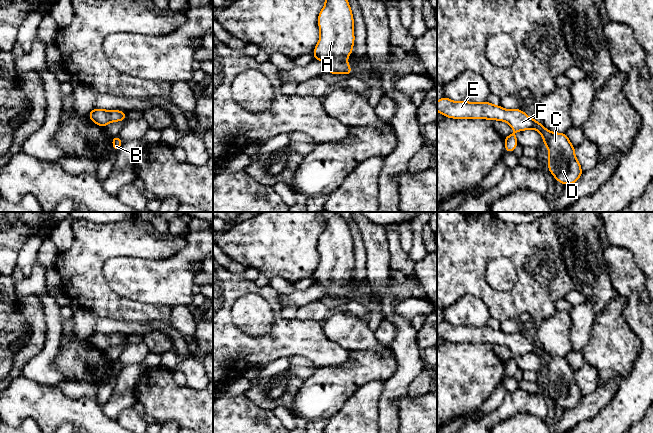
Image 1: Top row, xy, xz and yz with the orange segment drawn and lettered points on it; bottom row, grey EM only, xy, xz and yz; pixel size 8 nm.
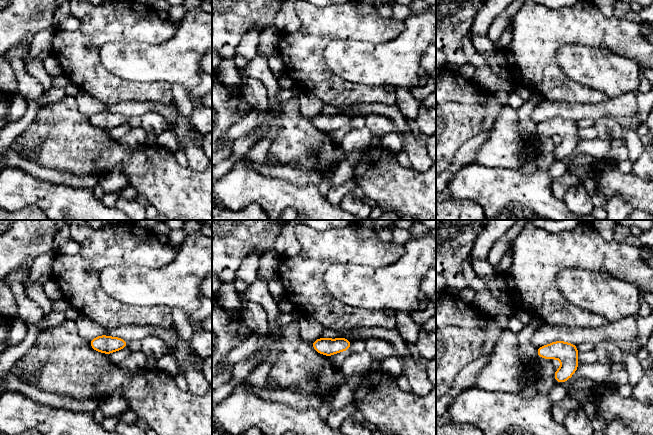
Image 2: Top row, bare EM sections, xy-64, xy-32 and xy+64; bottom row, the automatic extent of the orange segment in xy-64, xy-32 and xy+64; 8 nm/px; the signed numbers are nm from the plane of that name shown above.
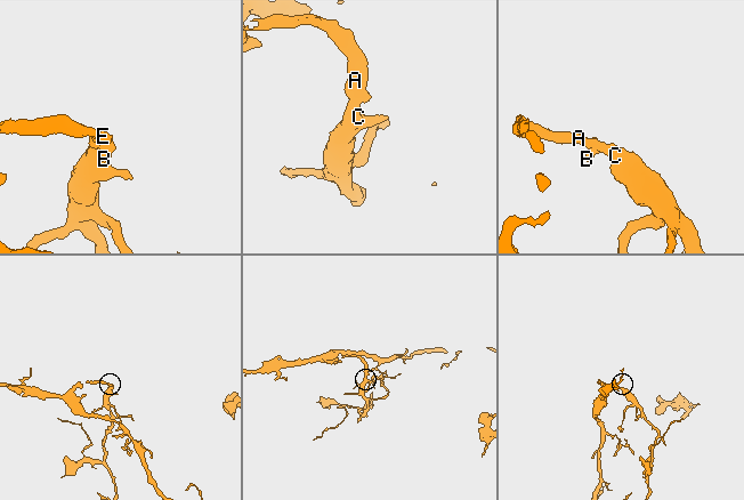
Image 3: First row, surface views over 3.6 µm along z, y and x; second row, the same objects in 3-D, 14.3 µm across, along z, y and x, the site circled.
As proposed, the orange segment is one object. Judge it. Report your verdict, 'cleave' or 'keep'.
keep

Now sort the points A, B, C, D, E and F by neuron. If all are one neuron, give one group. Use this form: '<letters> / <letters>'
A B C D E F

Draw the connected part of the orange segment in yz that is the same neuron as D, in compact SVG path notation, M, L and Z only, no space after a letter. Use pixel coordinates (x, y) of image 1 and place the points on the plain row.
M445 320L437 325L437 335L444 341L453 343L505 345L515 356L534 353L541 358L544 370L549 374L547 391L555 404L563 409L571 409L577 406L583 398L581 388L575 380L575 371L569 365L567 357L549 355L520 332L505 334L502 330L493 329L489 325L454 326Z

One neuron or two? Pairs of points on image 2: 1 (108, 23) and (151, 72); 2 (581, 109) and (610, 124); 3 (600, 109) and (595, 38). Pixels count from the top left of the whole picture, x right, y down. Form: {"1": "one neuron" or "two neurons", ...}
{"1": "two neurons", "2": "two neurons", "3": "two neurons"}

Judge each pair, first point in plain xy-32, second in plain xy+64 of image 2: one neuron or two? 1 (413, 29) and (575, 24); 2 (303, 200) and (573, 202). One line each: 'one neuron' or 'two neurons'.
1: two neurons
2: two neurons

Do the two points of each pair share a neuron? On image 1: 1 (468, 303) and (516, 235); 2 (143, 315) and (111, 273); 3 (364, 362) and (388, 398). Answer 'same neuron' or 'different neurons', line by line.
1: different neurons
2: different neurons
3: different neurons

